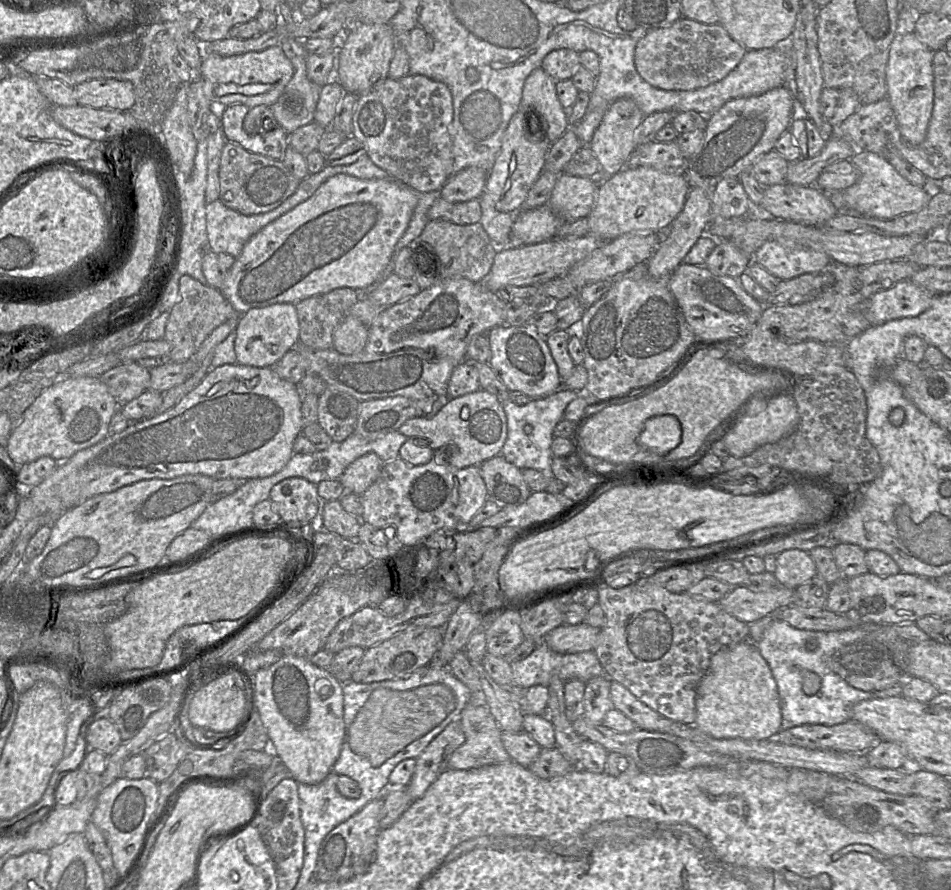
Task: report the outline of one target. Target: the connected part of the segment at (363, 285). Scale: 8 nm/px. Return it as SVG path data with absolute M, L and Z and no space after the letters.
M343 173L334 175L320 185L309 199L267 224L246 242L241 254L228 271L219 291L240 315L252 308L263 308L277 303L296 304L306 298L322 296L339 288L350 288L358 292L366 291L381 278L382 273L390 262L397 242L409 225L417 203L418 193L392 177L363 180Z

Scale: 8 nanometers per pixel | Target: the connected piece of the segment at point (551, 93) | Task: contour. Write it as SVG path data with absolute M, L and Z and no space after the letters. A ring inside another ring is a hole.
M541 67L533 70L526 78L518 110L526 114L530 112L524 122L527 121L528 127L535 125L534 127L538 131L540 130L540 125L542 125L543 135L539 134L539 138L545 137L550 143L558 140L570 127L567 117L568 110L561 105L557 97L556 81Z

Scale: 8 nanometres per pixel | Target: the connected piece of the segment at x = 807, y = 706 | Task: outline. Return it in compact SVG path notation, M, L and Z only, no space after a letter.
M779 619L771 621L755 645L768 663L777 684L782 730L806 724L841 724L851 719L853 707L861 701L899 697L902 694L903 684L870 692L856 689L832 670L831 660L836 651L863 640L870 633L863 629L830 632L801 630Z

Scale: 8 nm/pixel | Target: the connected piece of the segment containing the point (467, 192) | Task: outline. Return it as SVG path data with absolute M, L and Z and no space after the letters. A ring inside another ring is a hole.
M468 167L454 173L440 189L440 198L450 203L479 199L485 191L487 175L479 167Z

